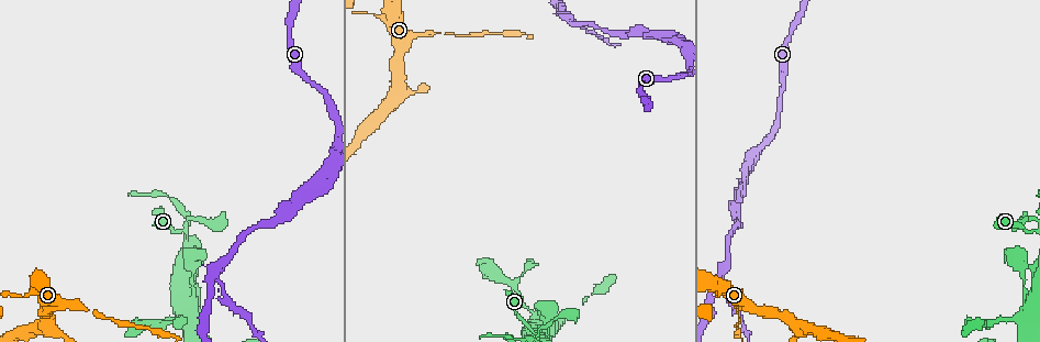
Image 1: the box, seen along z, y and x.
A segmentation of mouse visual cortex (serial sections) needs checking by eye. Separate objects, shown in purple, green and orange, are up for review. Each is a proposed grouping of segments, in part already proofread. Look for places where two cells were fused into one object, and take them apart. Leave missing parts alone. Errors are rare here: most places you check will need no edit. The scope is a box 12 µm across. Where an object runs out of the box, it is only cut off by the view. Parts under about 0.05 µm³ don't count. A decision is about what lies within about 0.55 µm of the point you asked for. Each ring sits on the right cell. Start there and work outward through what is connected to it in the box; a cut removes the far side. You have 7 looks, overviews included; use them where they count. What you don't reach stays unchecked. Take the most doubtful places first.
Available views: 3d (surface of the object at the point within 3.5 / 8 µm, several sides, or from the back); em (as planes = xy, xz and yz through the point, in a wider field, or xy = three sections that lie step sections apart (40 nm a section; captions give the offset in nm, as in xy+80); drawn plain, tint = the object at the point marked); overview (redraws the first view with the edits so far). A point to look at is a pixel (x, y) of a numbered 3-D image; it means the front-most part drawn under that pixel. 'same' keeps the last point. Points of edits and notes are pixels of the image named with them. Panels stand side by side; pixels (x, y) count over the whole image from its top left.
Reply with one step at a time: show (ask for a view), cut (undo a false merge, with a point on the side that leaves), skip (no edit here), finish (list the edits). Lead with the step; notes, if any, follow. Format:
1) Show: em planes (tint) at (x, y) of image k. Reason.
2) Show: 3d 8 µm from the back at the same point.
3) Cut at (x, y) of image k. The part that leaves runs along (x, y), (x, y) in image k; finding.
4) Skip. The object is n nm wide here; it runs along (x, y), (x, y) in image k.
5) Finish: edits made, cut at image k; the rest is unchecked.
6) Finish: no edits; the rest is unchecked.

Show: 3d 8 µm at (568, 19) of image 1. Three arms meet.

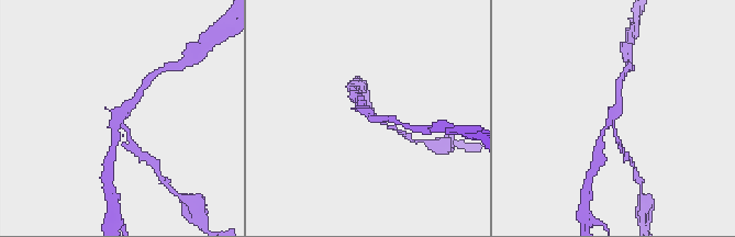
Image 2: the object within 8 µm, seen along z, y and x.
Show: 3d 3.5 µm from the back at (121, 112) of image 2.

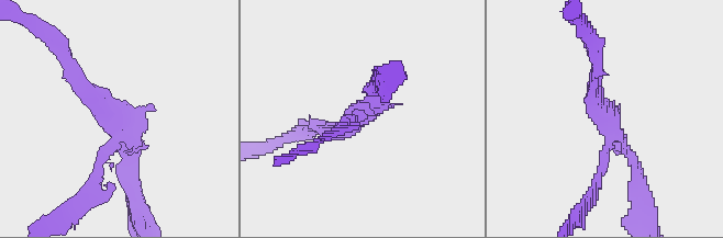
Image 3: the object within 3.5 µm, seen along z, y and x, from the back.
Show: em xy step 2 (tint) at (361, 118) of image 3. Now the EM.

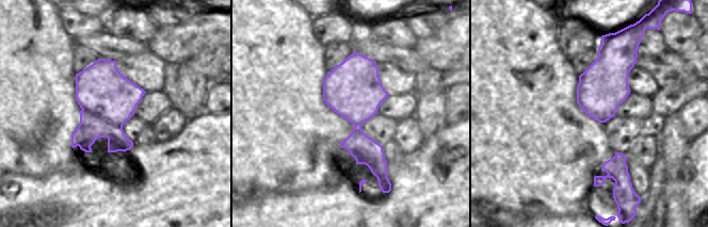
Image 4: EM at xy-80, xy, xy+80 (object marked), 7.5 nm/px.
Cut at (601, 170) of image 3. A border runs along (82, 109), (122, 127) in image 4; a second cell is stuck on.

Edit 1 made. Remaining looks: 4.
Show: 3d 3.5 µm at (737, 310) of image 1. Thin neck.

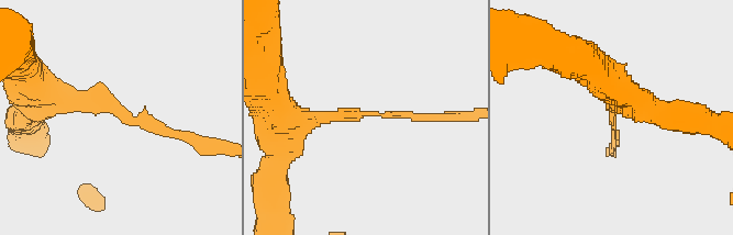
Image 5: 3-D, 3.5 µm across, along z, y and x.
Show: em xy step 3 (tint) at (130, 114) of image 5. The arms are 150, 200 nm wide.

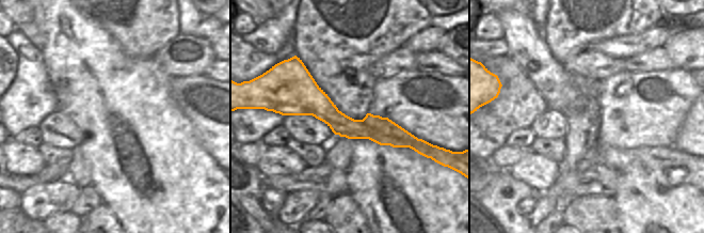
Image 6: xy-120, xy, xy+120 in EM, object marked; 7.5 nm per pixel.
Cut at (153, 125) of image 5. The part that leaves runs along (117, 111), (218, 145) in image 5; a second cell is stuck on.

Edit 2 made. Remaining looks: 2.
Finish: edits made, cut at image 3, cut at image 5; the rest is unchecked.

